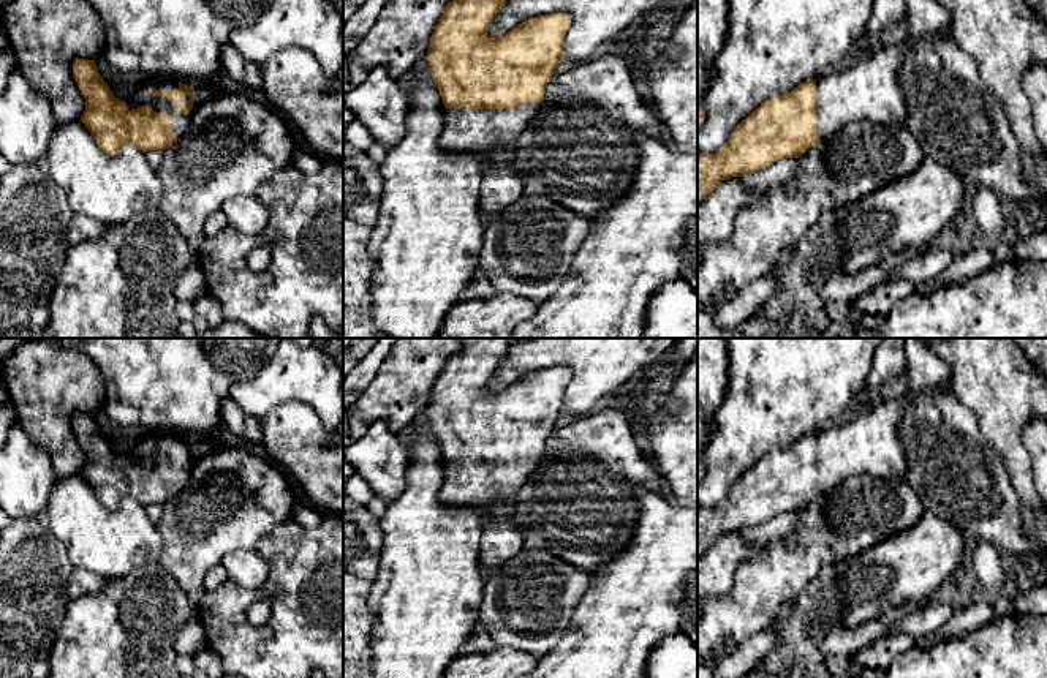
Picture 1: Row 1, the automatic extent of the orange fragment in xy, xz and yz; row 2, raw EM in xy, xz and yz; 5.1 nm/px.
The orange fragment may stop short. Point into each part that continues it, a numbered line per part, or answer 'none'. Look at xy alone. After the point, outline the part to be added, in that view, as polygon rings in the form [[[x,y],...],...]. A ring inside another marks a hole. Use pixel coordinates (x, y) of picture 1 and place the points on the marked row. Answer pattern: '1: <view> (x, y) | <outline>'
1: xy (143, 97) | [[[157,79],[153,84],[149,82],[149,84],[142,85],[131,98],[128,98],[125,101],[127,103],[125,114],[128,114],[131,109],[138,109],[141,106],[149,106],[155,112],[171,114],[174,117],[174,120],[171,123],[171,131],[177,137],[183,136],[183,133],[187,131],[187,128],[190,125],[188,115],[183,115],[182,112],[179,112],[174,106],[174,101],[166,101],[163,96],[153,96],[150,93],[152,89],[155,89],[158,92],[177,90],[179,82],[174,79]]]

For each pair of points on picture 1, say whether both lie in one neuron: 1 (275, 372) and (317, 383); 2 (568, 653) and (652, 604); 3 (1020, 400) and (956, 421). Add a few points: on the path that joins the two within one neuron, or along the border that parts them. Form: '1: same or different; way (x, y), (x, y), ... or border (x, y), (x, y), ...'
1: same; way (285, 375), (307, 375)
2: same; way (589, 653), (631, 610)
3: different; border (951, 384), (952, 394), (975, 416), (990, 448)

